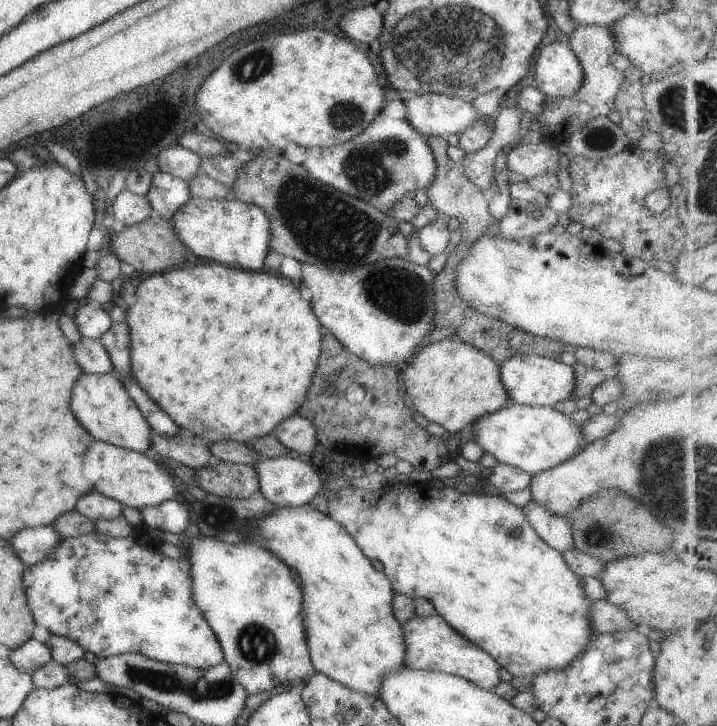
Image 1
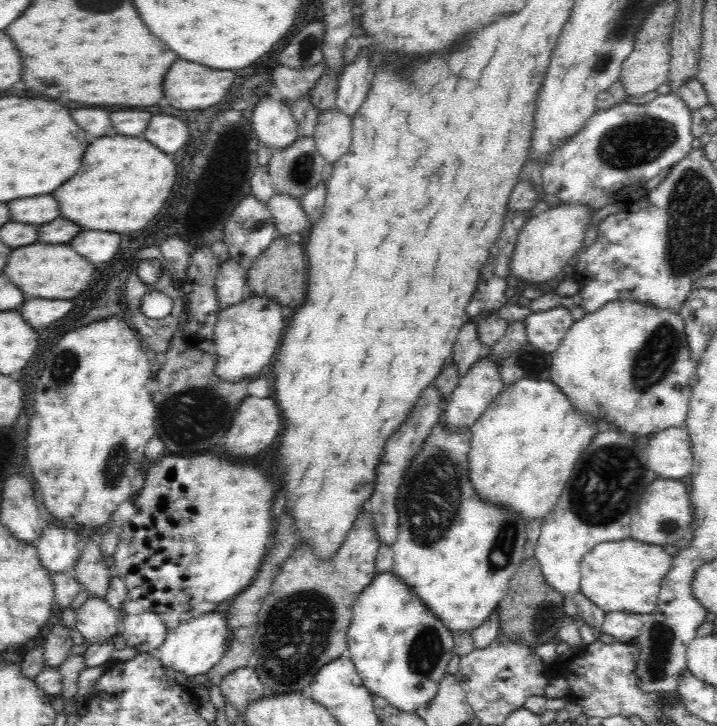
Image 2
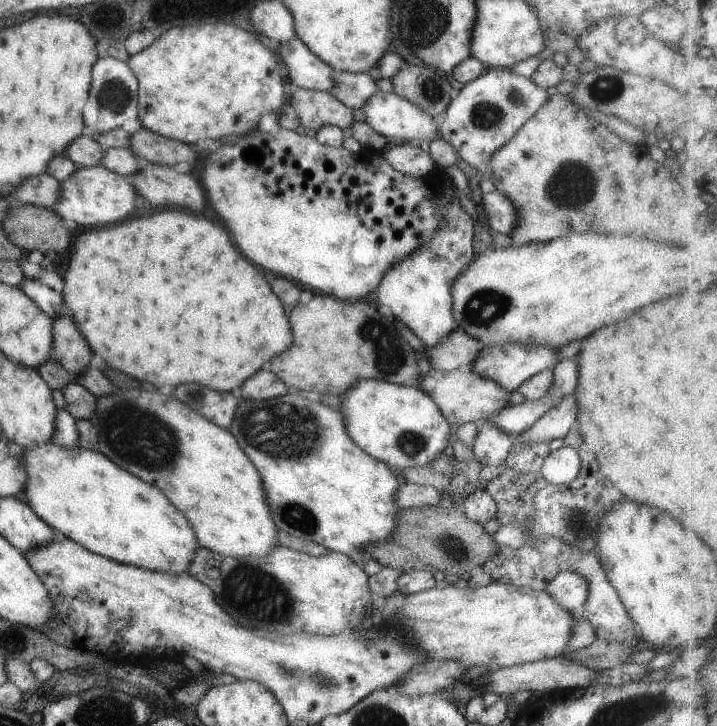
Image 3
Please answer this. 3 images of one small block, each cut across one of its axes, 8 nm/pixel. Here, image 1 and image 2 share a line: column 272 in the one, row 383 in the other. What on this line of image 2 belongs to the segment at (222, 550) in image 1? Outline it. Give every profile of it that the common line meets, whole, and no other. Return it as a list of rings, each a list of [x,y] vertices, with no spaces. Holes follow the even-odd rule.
[[[618,298],[602,304],[596,312],[588,312],[580,320],[574,320],[570,328],[552,352],[552,374],[549,379],[573,403],[573,407],[598,422],[603,430],[631,433],[633,436],[648,434],[685,424],[692,392],[690,378],[694,376],[685,320],[679,310],[658,308],[639,300]]]

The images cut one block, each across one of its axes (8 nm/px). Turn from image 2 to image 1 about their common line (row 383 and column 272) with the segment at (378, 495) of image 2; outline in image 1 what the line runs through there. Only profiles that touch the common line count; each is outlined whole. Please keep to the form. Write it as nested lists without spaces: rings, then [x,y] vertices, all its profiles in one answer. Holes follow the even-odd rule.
[[[297,414],[285,418],[271,430],[271,434],[283,444],[288,453],[293,454],[309,454],[317,443],[315,429],[311,422]]]

